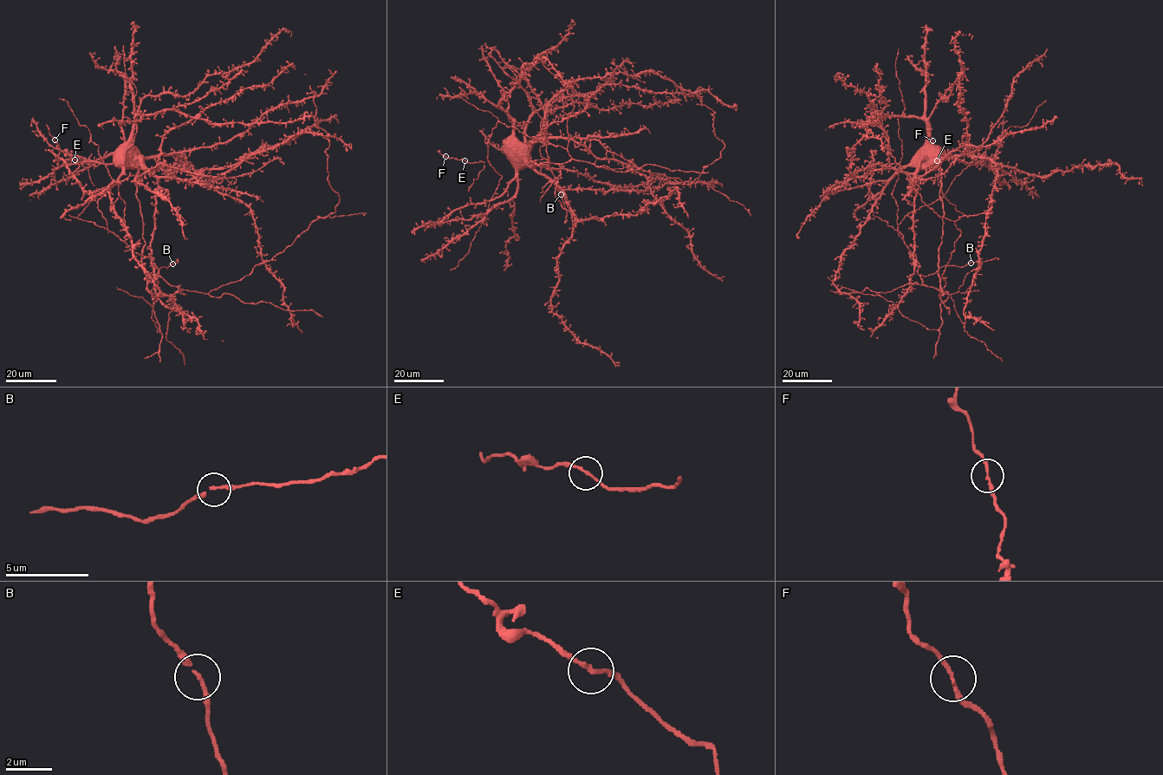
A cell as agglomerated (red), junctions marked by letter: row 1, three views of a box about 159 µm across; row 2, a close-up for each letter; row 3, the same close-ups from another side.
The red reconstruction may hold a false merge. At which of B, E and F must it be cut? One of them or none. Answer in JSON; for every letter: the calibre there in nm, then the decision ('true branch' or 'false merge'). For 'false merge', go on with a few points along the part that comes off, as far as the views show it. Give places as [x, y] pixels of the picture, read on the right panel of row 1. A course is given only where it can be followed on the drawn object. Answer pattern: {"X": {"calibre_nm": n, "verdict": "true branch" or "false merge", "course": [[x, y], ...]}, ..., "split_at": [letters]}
{"B": {"calibre_nm": 170, "verdict": "true branch"}, "E": {"calibre_nm": 160, "verdict": "true branch"}, "F": {"calibre_nm": 170, "verdict": "true branch"}, "split_at": []}

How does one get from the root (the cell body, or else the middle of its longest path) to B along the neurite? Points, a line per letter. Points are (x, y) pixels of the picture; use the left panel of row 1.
B: (131, 153), (157, 179), (150, 251), (151, 262), (160, 276), (151, 277), (161, 267), (167, 269), (172, 263)

